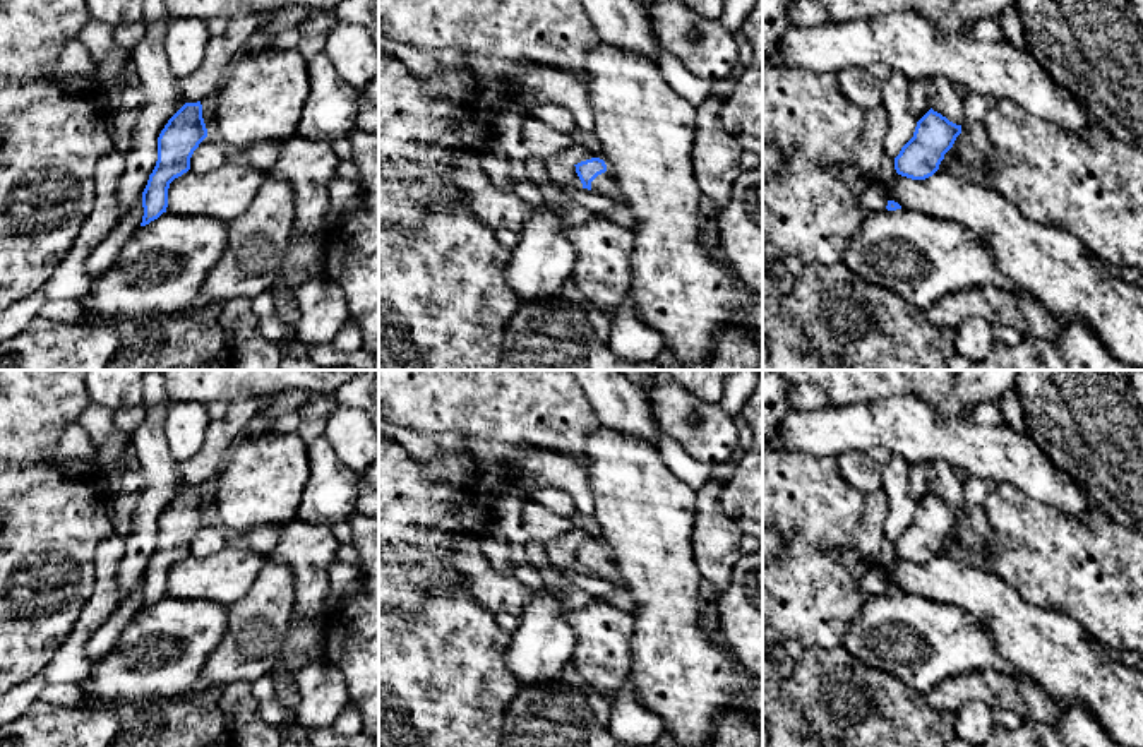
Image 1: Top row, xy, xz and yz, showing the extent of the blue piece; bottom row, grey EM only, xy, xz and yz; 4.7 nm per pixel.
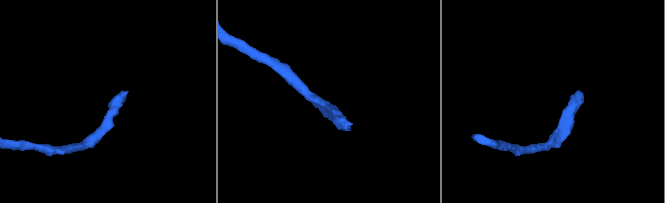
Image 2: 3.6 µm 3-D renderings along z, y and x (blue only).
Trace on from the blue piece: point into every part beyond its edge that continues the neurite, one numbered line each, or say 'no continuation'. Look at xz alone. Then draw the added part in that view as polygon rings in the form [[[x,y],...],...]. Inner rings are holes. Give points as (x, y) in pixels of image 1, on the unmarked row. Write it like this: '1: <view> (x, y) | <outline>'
1: xz (604, 567) | [[[608,555],[598,559],[591,565],[591,574],[600,579],[607,579],[615,589],[624,589],[619,569]]]

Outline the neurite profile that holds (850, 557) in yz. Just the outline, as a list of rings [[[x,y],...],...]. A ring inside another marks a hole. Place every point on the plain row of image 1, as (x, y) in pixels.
[[[828,547],[828,552],[831,555],[835,555],[840,562],[843,562],[847,565],[859,565],[865,572],[877,567],[876,562],[872,559],[869,559],[867,555],[864,555],[859,548],[853,548],[853,550],[840,548],[840,550],[835,550],[833,547]]]

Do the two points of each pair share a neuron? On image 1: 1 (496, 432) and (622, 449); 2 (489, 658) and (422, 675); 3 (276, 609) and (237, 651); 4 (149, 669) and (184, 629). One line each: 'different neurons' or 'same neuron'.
1: different neurons
2: same neuron
3: same neuron
4: same neuron

